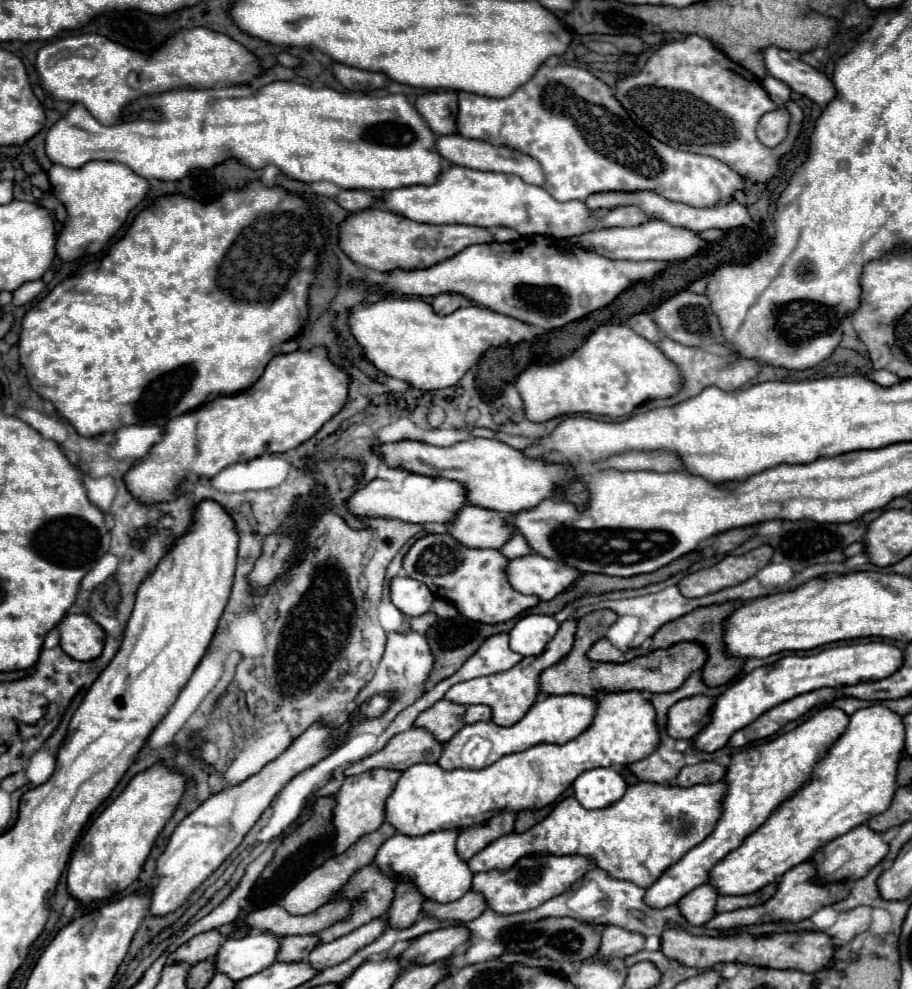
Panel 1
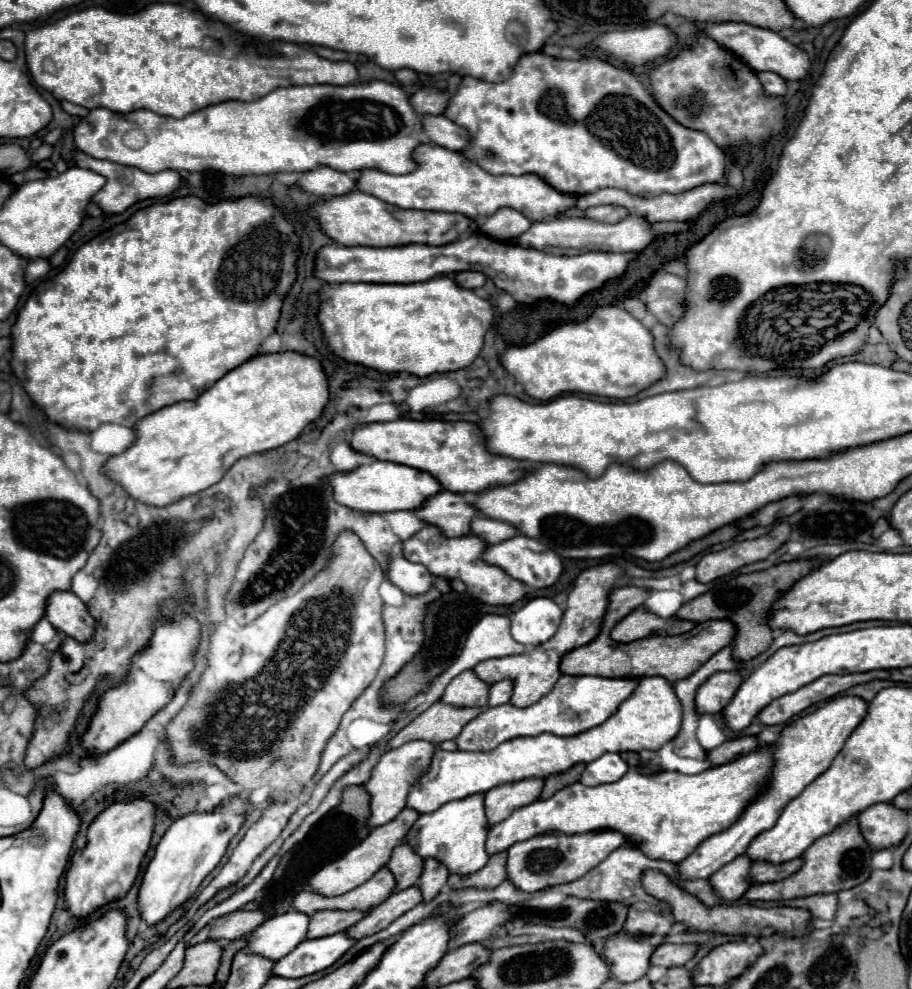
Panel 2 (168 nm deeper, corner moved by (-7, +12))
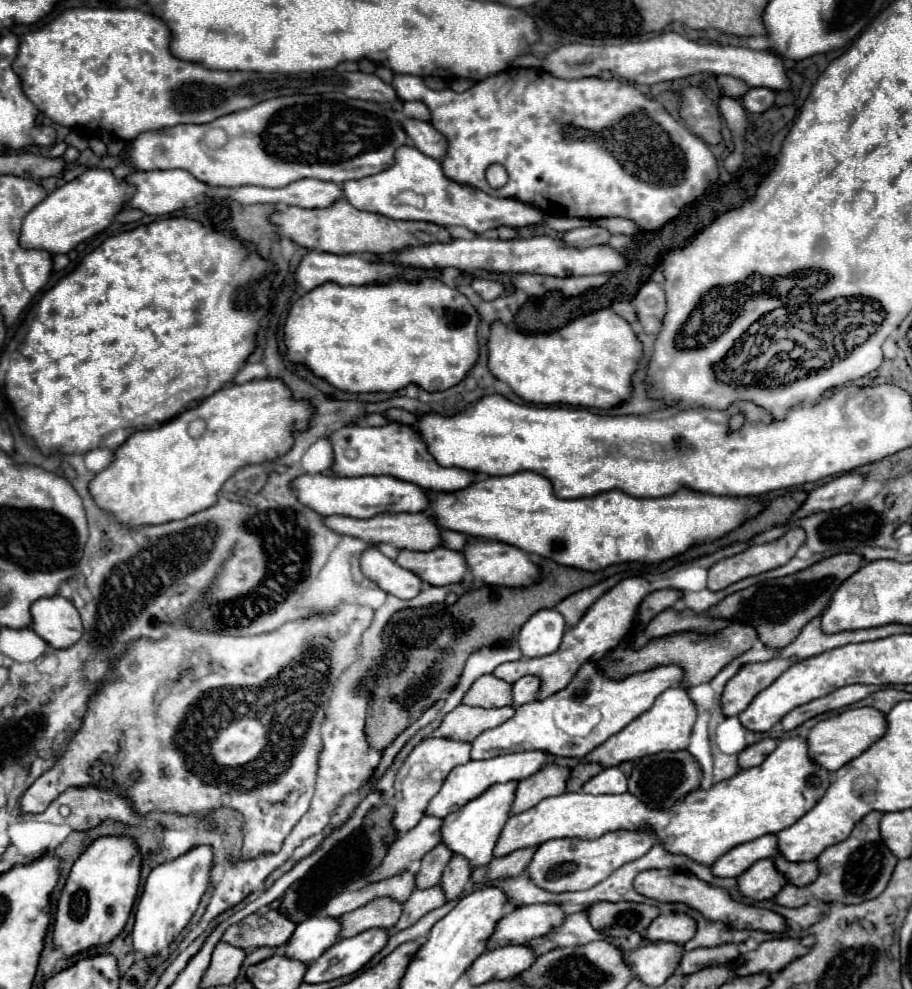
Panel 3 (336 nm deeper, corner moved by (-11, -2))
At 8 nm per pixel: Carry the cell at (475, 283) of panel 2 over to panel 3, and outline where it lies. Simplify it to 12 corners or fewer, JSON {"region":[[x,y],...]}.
{"region":[[476,278],[472,288],[482,300],[494,300],[504,292],[498,280]]}

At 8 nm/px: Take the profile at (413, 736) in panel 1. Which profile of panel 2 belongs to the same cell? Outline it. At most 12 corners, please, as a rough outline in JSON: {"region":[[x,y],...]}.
{"region":[[436,702],[386,744],[454,740],[462,726],[486,708]]}

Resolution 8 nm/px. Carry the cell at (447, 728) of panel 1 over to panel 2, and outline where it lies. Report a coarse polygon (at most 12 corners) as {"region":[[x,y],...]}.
{"region":[[472,670],[448,684],[442,702],[484,708],[488,688]]}

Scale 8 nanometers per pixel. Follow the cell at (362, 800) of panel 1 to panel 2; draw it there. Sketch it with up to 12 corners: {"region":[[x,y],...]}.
{"region":[[454,740],[408,742],[380,756],[364,784],[368,828],[406,806],[410,786],[438,748]]}

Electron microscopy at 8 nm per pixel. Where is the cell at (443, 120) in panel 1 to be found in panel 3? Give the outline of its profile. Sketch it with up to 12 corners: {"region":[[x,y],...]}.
{"region":[[404,102],[406,118],[430,120],[430,110],[422,102]]}

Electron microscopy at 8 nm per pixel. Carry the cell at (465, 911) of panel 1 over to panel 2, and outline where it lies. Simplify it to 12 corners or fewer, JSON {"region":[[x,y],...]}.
{"region":[[506,852],[470,874],[448,878],[454,890],[492,890],[506,880]]}

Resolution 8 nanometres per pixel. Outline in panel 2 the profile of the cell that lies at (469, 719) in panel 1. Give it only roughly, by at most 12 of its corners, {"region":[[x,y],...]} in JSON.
{"region":[[502,680],[490,686],[488,706],[510,700],[512,682]]}

